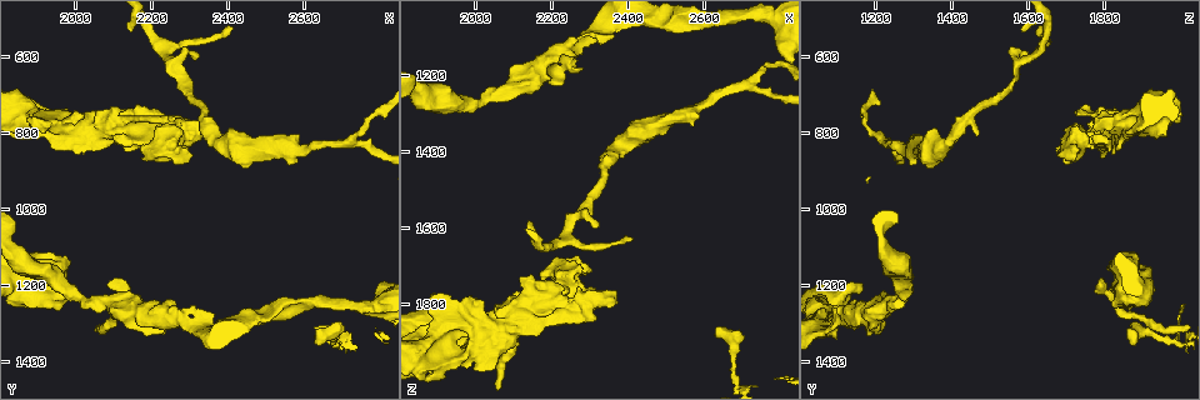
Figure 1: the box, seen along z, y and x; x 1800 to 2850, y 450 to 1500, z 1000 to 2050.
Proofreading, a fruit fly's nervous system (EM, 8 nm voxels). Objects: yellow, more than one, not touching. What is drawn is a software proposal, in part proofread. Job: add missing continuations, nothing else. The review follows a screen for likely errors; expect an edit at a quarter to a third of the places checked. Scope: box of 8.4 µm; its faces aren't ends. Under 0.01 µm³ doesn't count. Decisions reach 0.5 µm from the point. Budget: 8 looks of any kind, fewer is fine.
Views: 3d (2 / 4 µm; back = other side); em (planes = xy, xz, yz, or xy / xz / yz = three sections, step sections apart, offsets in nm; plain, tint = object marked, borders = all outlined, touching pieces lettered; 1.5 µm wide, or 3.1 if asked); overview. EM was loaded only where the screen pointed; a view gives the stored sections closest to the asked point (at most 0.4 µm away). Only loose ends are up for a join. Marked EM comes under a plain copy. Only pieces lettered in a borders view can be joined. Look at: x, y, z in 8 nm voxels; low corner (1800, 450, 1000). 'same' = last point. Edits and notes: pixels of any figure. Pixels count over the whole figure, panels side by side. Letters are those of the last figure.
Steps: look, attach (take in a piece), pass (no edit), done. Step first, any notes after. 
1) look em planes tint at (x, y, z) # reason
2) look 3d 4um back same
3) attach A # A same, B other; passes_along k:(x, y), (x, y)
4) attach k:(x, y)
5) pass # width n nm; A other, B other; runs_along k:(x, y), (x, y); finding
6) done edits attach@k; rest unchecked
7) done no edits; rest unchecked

look em planes borders at (2295, 860, 1715) # an open end

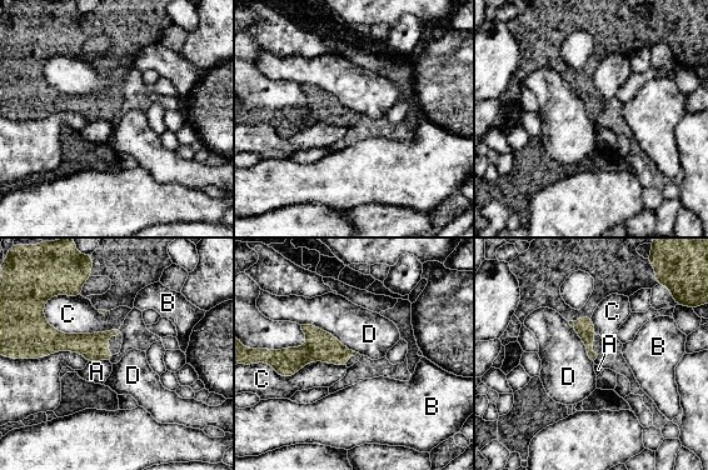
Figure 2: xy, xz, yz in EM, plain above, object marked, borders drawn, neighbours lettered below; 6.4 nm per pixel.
pass # A other, B other, C other, D other; no lettered piece goes on from it

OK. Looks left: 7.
look 3d 2um at (2405, 520, 1635) # branch stops here

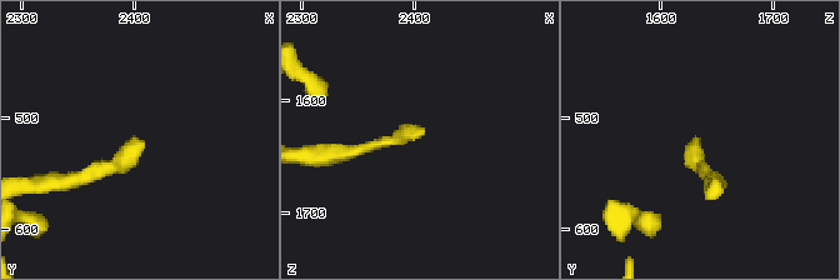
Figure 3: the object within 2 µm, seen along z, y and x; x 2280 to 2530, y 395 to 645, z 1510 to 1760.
look em xy step 4 borders at (2406, 518, 1626)

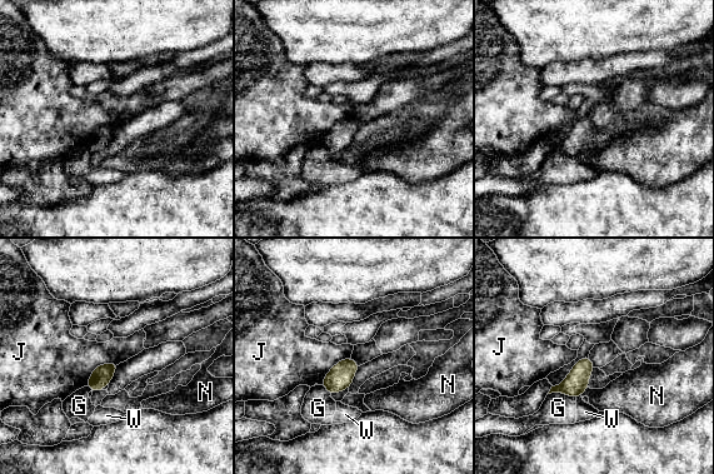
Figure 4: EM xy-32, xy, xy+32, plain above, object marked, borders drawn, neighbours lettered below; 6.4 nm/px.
look em planes borders same # cut it another way

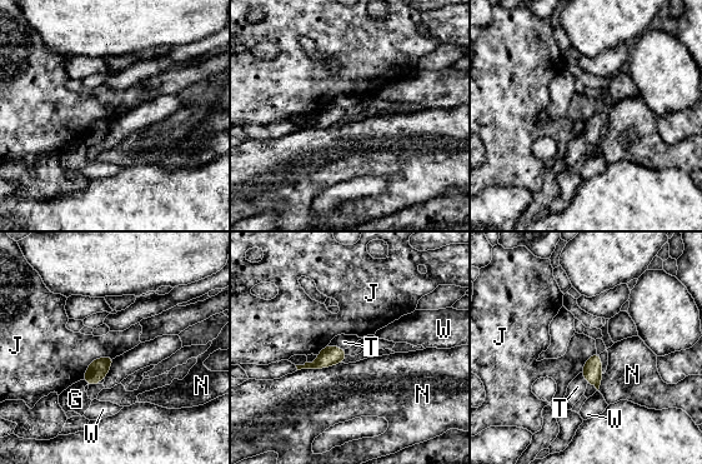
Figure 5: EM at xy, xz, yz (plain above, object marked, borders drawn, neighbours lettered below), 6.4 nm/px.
pass # G other, J other, N other, T other, W other; border 5:(114, 357), (95, 358), (81, 379); no lettered piece goes on from it

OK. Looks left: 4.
look 3d 4um at (1885, 795, 1775) # stops while still wide

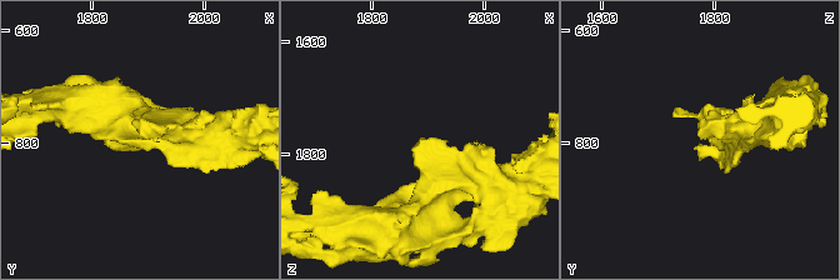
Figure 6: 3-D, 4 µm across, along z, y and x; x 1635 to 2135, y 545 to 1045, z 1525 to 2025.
look em xz step 4 borders at (1890, 785, 1770) # shape alone is not enough

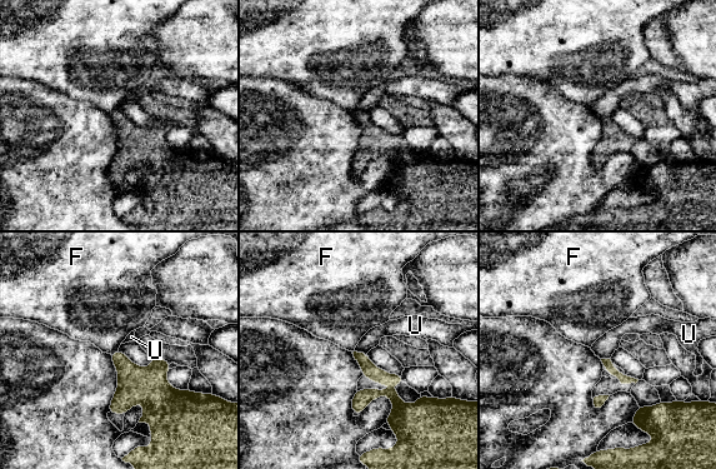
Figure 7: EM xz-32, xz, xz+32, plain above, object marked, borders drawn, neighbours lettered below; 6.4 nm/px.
look em planes borders same

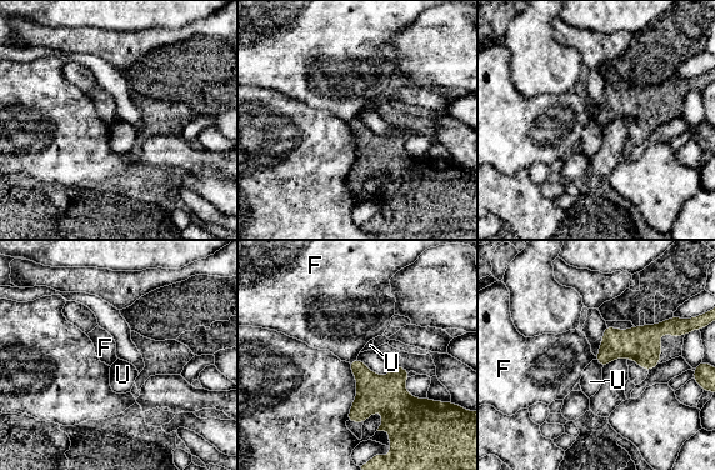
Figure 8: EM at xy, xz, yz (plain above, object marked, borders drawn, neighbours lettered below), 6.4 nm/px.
pass # F other, U other; border 8:(595, 360), (603, 366); no lettered piece goes on from it

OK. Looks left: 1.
done no edits; rest unchecked

